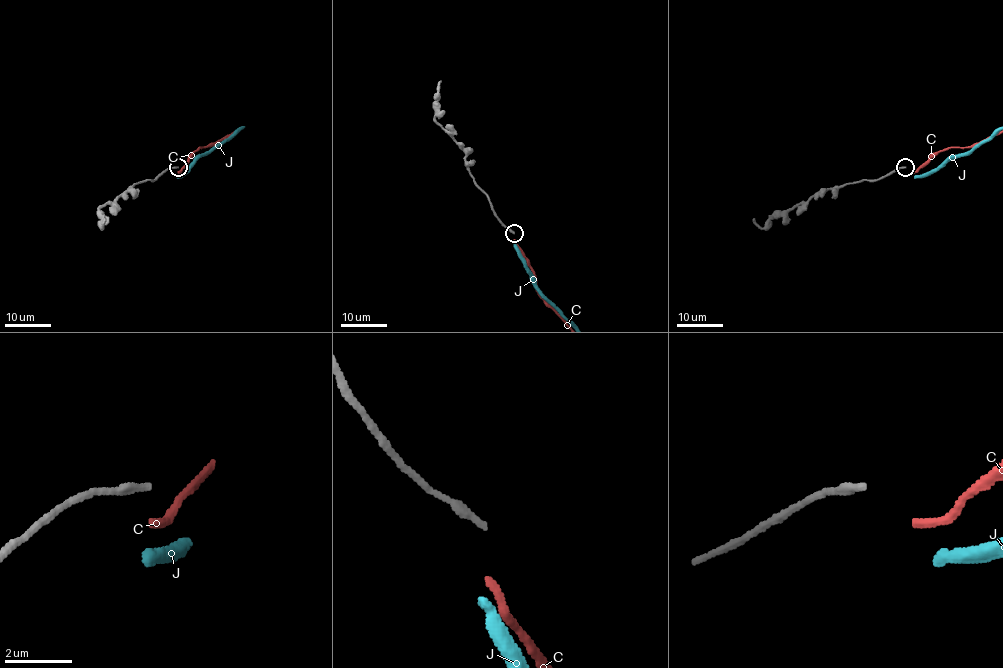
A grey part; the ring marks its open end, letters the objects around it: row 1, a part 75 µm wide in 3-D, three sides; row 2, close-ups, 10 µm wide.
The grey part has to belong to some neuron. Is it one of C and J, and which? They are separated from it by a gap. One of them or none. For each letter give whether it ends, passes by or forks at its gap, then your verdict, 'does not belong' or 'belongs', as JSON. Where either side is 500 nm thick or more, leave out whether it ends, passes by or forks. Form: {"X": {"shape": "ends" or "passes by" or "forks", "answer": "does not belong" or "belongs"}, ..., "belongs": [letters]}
{"C": {"shape": "ends", "answer": "belongs"}, "J": {"shape": "ends", "answer": "does not belong"}, "belongs": ["C"]}

